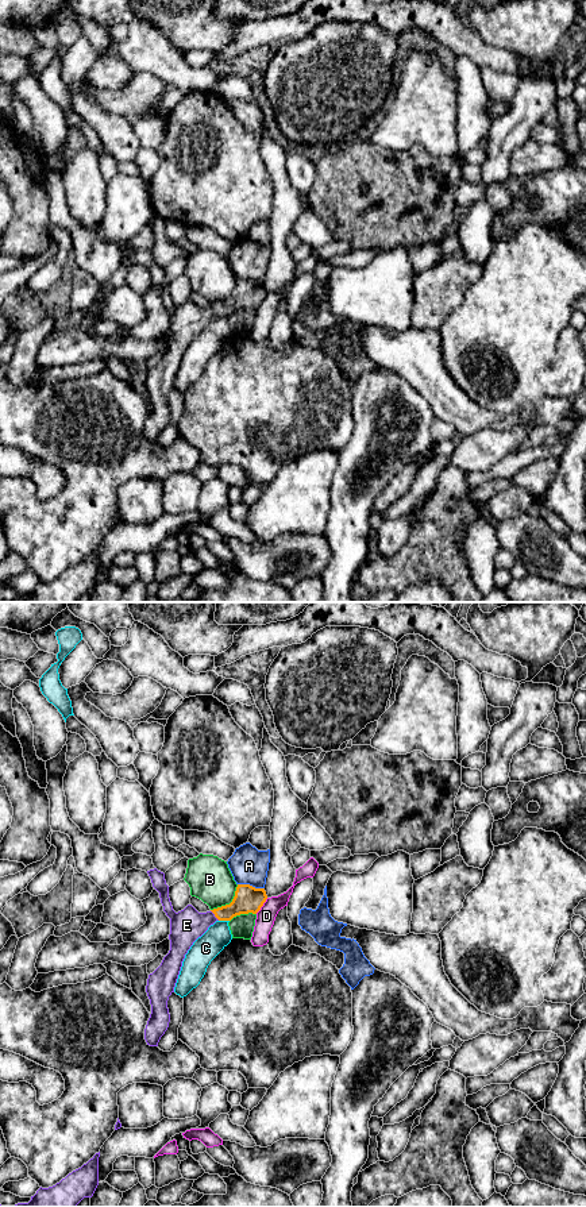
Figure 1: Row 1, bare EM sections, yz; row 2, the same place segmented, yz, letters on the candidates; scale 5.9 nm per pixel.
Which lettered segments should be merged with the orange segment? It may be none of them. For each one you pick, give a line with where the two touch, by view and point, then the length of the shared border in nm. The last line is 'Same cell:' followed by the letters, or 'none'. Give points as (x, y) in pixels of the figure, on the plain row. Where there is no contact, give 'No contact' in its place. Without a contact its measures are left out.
E: Touches orange at yz (215, 311). Shared border 80 nm
Same cell: E

